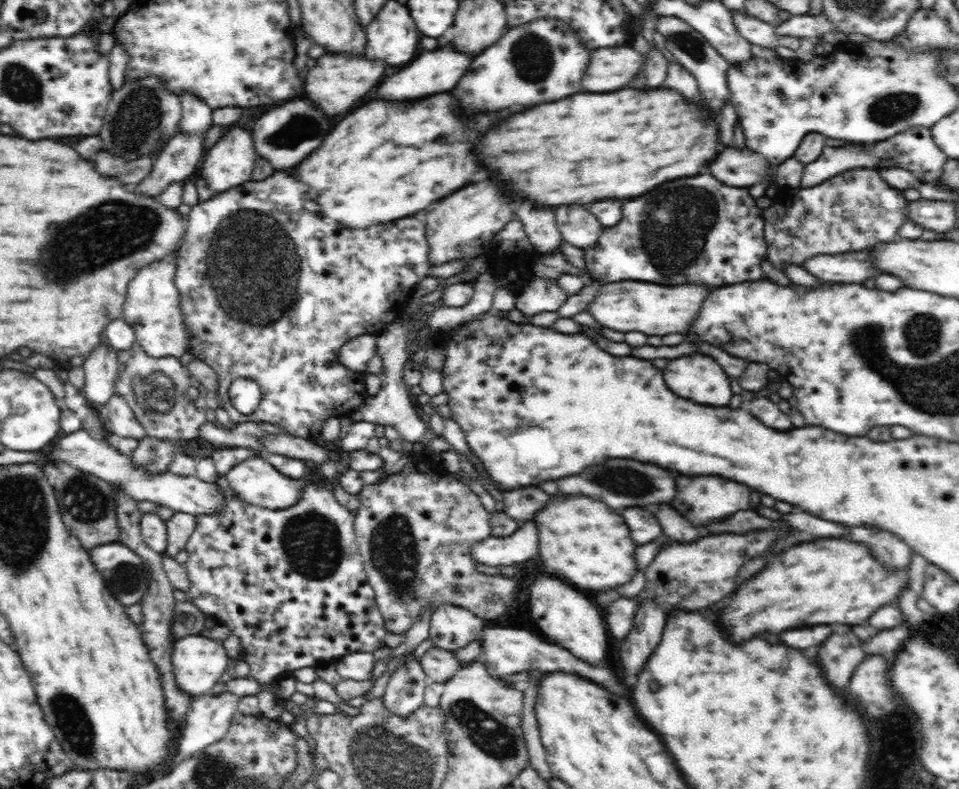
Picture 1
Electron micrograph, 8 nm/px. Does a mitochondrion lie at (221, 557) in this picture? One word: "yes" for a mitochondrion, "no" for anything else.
no

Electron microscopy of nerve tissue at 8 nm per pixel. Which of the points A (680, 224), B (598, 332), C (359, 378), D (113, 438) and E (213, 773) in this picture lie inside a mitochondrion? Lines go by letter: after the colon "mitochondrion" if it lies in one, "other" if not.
A: mitochondrion
B: other
C: other
D: other
E: mitochondrion

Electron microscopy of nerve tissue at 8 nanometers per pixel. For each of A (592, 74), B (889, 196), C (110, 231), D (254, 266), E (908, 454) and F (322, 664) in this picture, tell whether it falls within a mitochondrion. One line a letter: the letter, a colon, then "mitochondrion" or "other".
A: other
B: other
C: mitochondrion
D: mitochondrion
E: other
F: other

